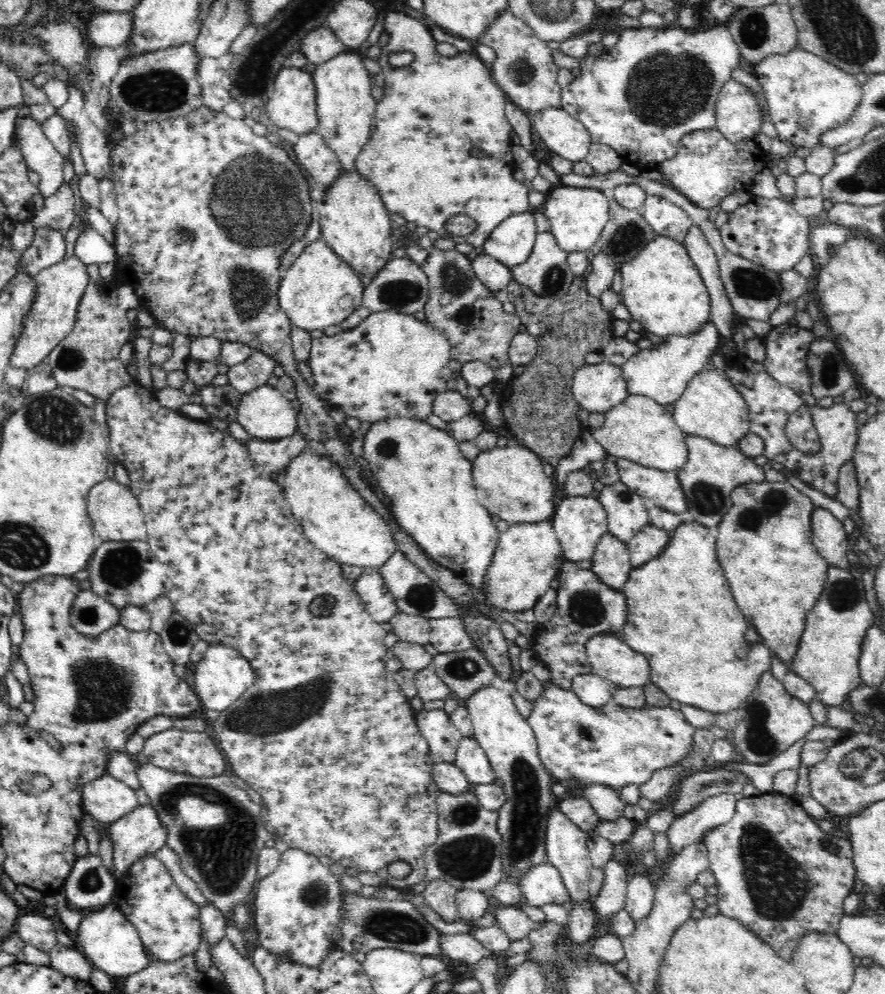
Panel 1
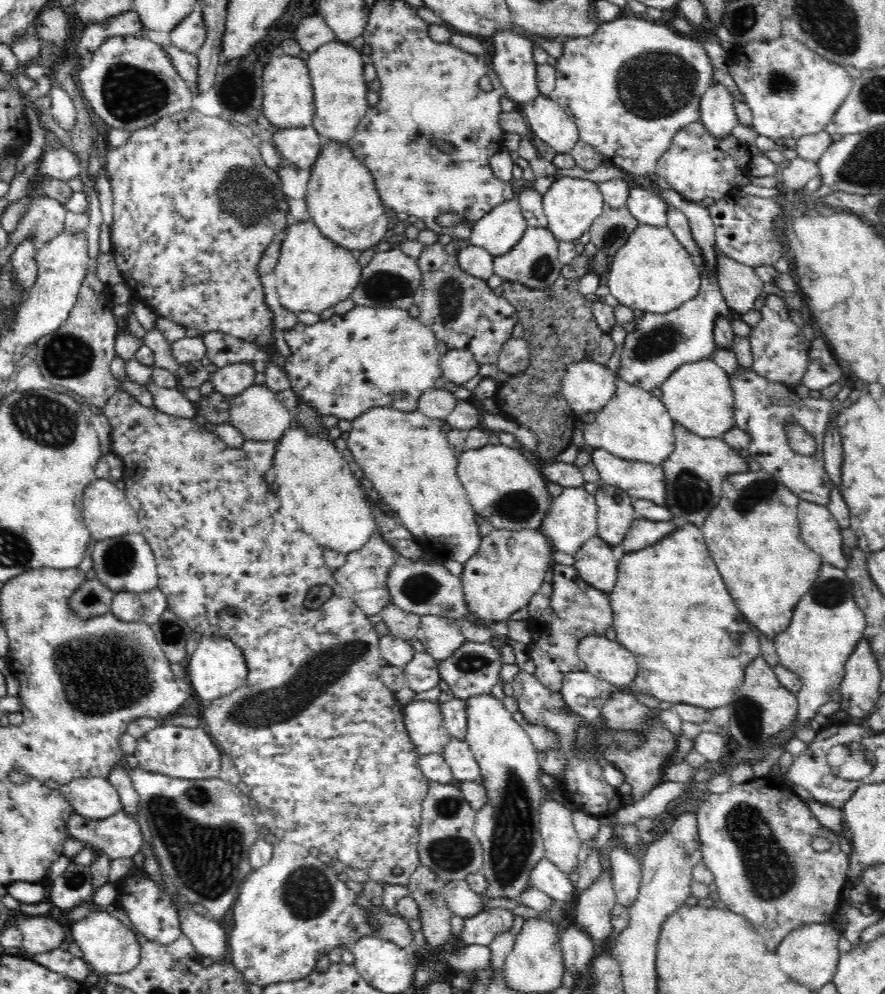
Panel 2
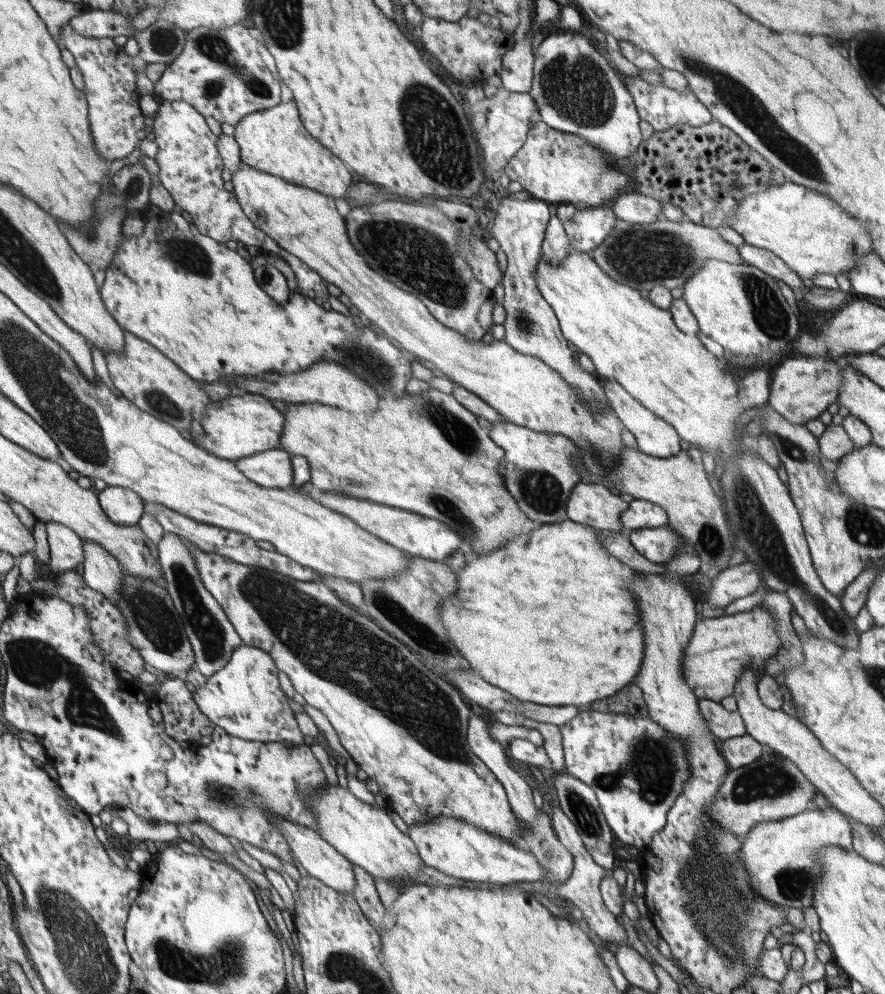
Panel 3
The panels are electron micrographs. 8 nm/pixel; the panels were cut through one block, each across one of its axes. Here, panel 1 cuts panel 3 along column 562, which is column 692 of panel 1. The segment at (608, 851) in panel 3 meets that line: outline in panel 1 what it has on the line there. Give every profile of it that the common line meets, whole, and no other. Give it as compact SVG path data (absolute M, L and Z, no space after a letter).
M706 768L704 772L696 770L682 778L678 798L676 802L670 804L670 812L674 814L674 820L676 820L684 814L690 814L690 810L696 810L710 796L716 796L716 794L742 796L742 790L746 784L752 784L752 782L742 772L716 770L716 768Z

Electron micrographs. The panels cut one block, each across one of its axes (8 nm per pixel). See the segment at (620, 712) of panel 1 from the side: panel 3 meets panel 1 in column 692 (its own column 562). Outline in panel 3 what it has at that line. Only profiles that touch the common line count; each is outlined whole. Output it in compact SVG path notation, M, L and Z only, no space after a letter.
M581 708L581 714L577 714L573 720L569 720L569 724L559 728L561 728L563 756L565 756L563 772L575 776L595 792L601 812L613 836L619 842L629 844L637 850L647 848L651 844L651 838L665 828L667 812L677 800L677 796L681 796L683 784L691 776L685 742L663 730L651 718L639 718L629 714L605 714L587 708Z

